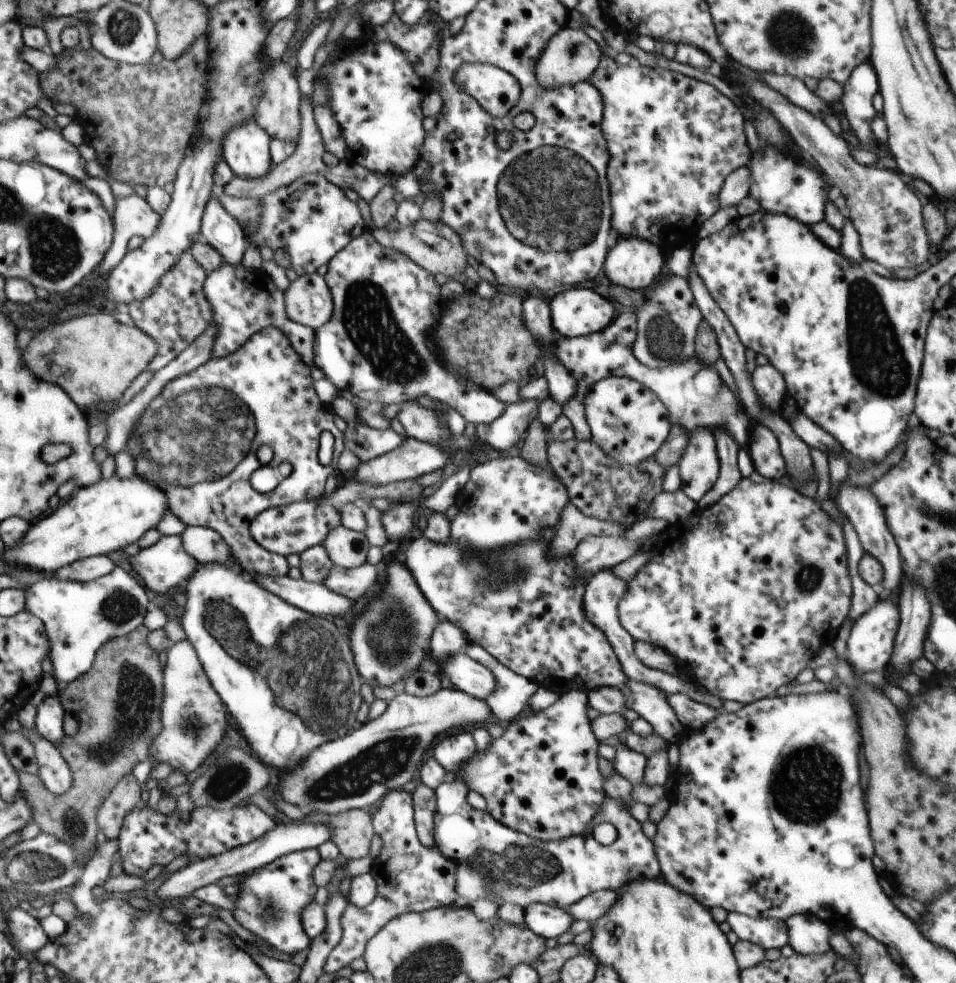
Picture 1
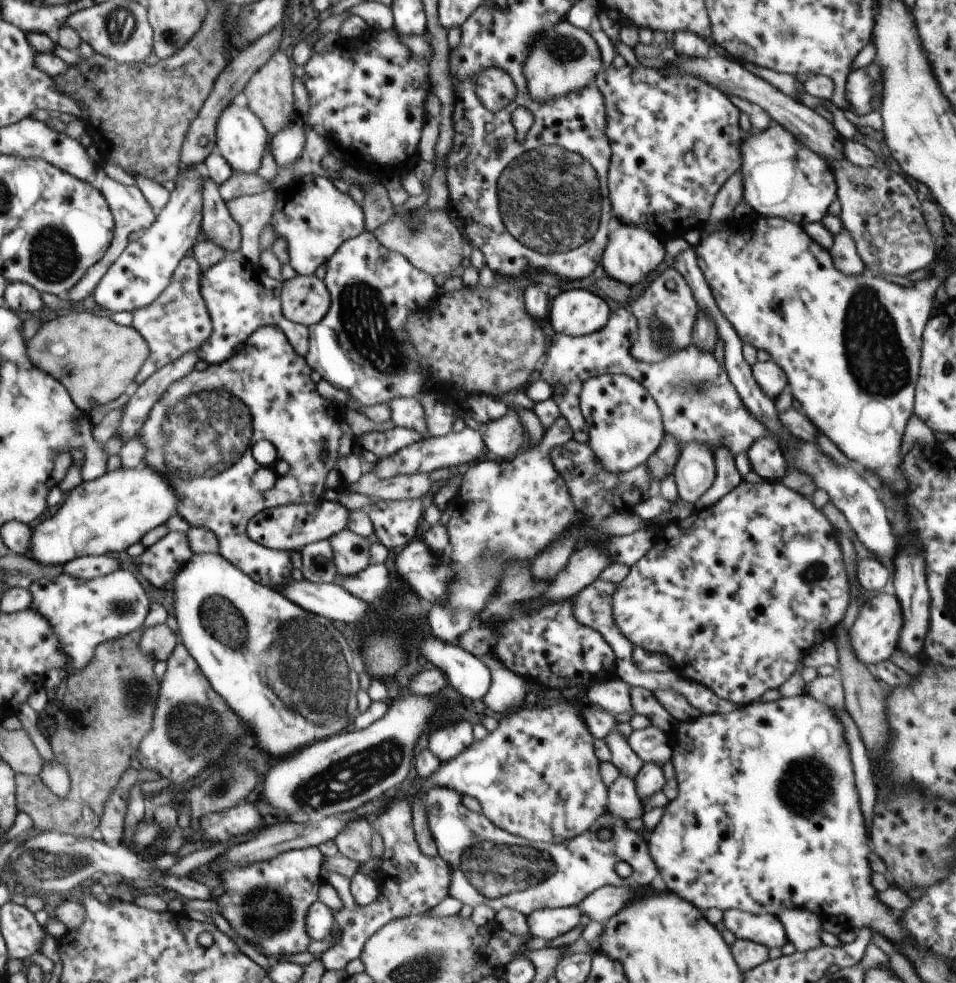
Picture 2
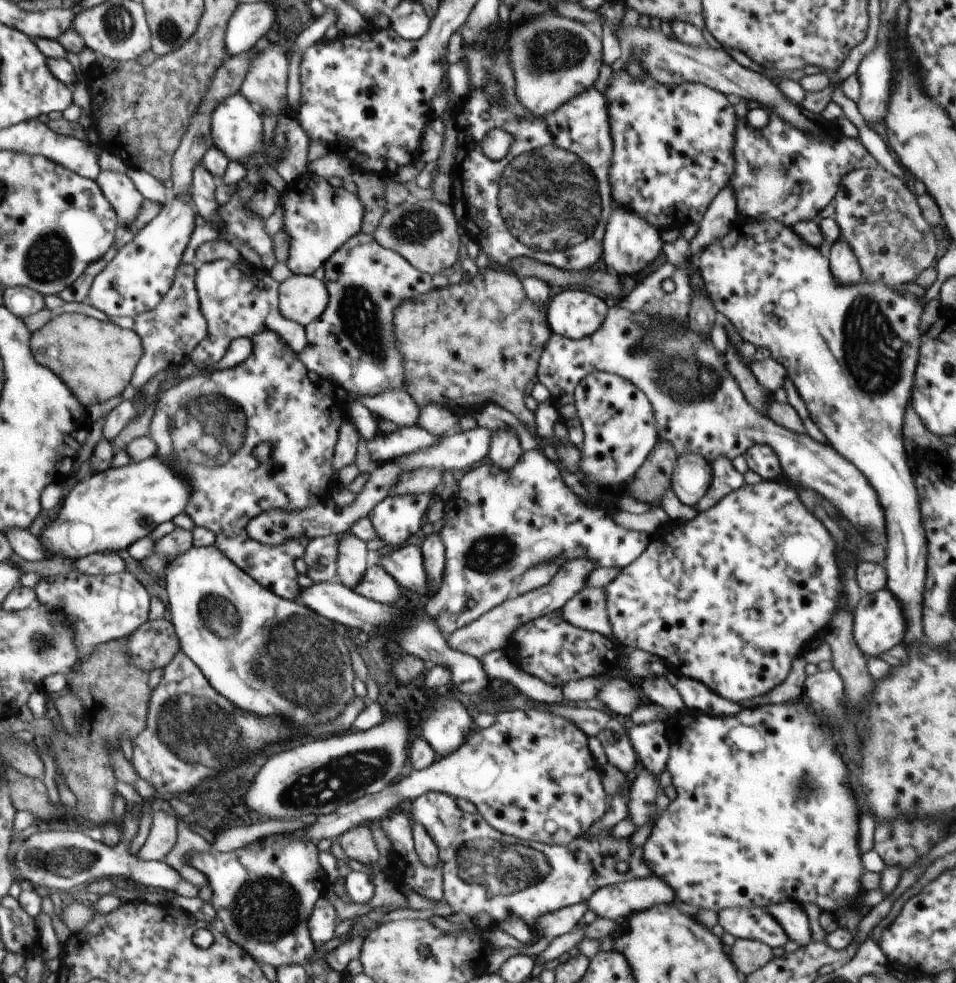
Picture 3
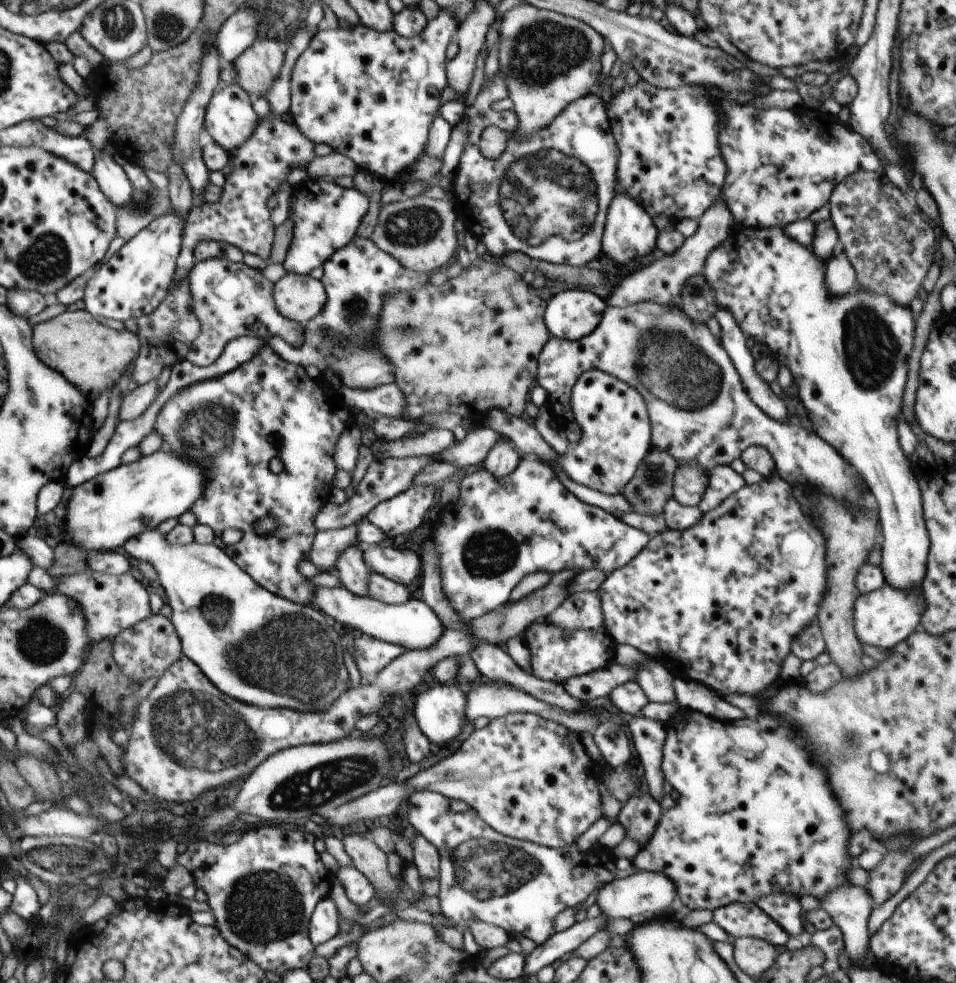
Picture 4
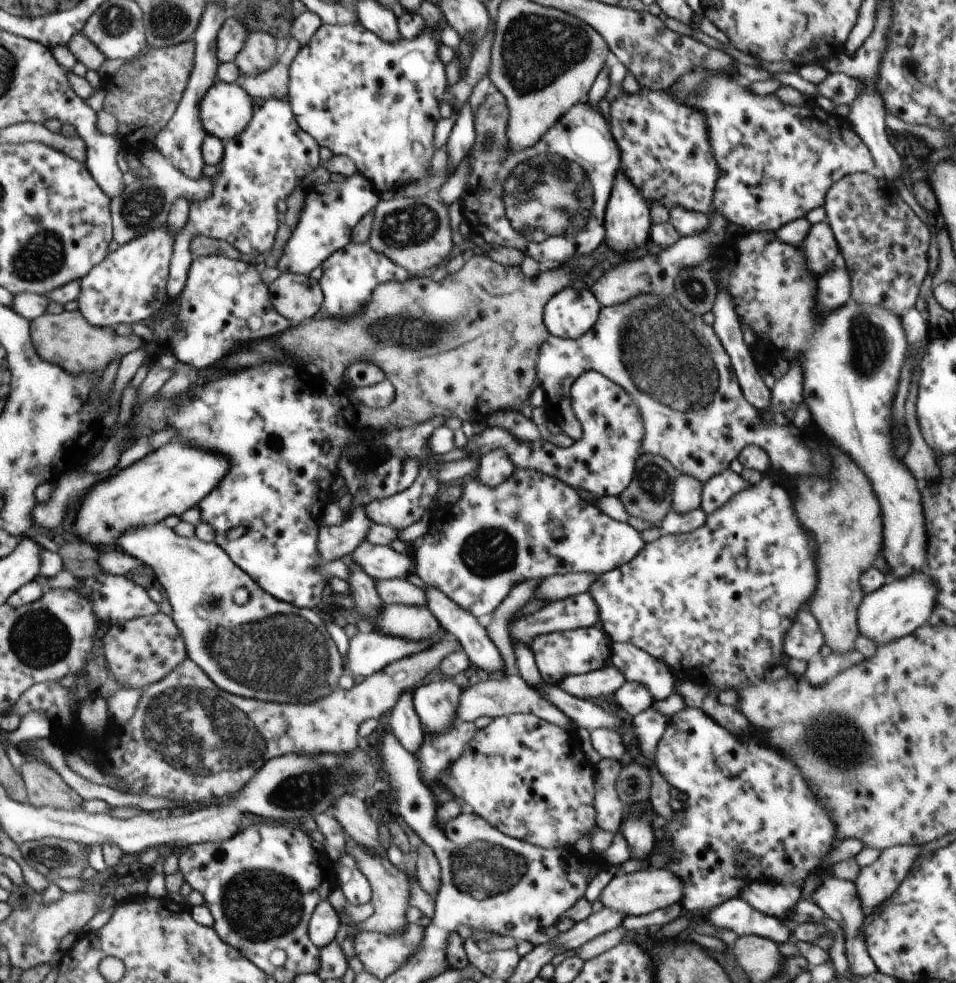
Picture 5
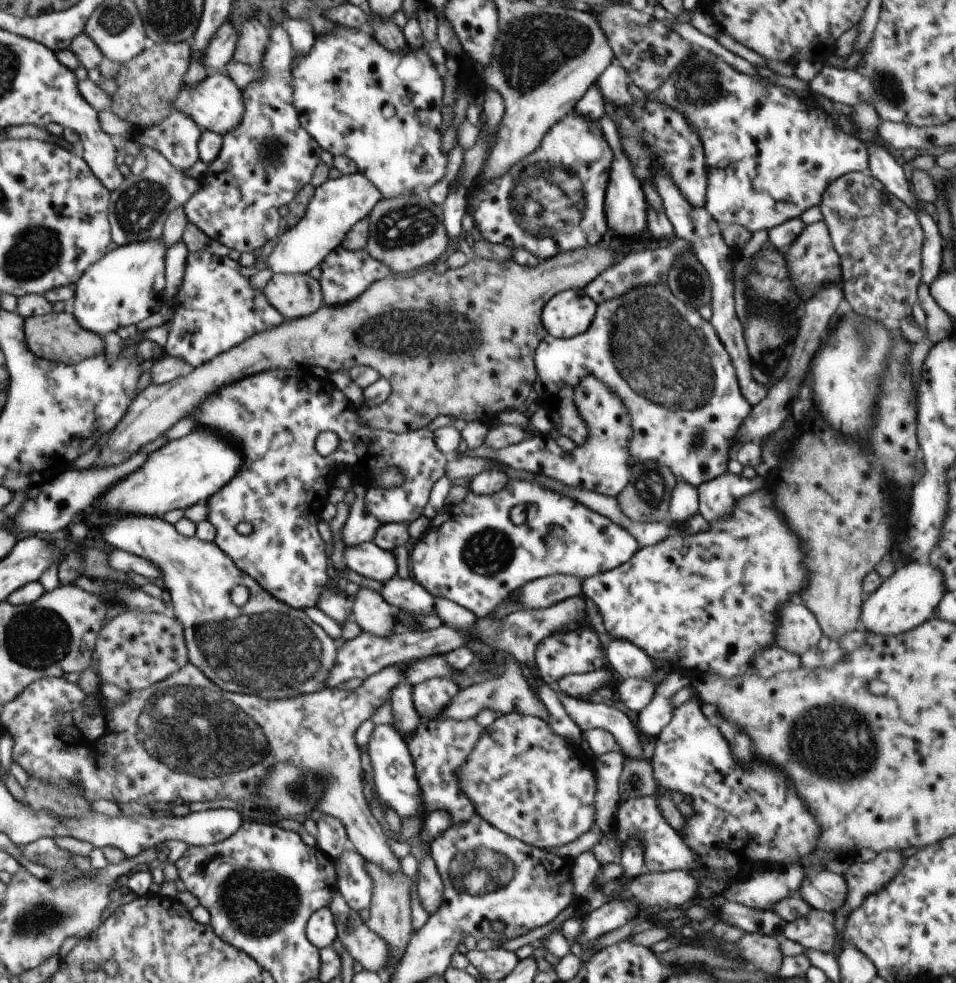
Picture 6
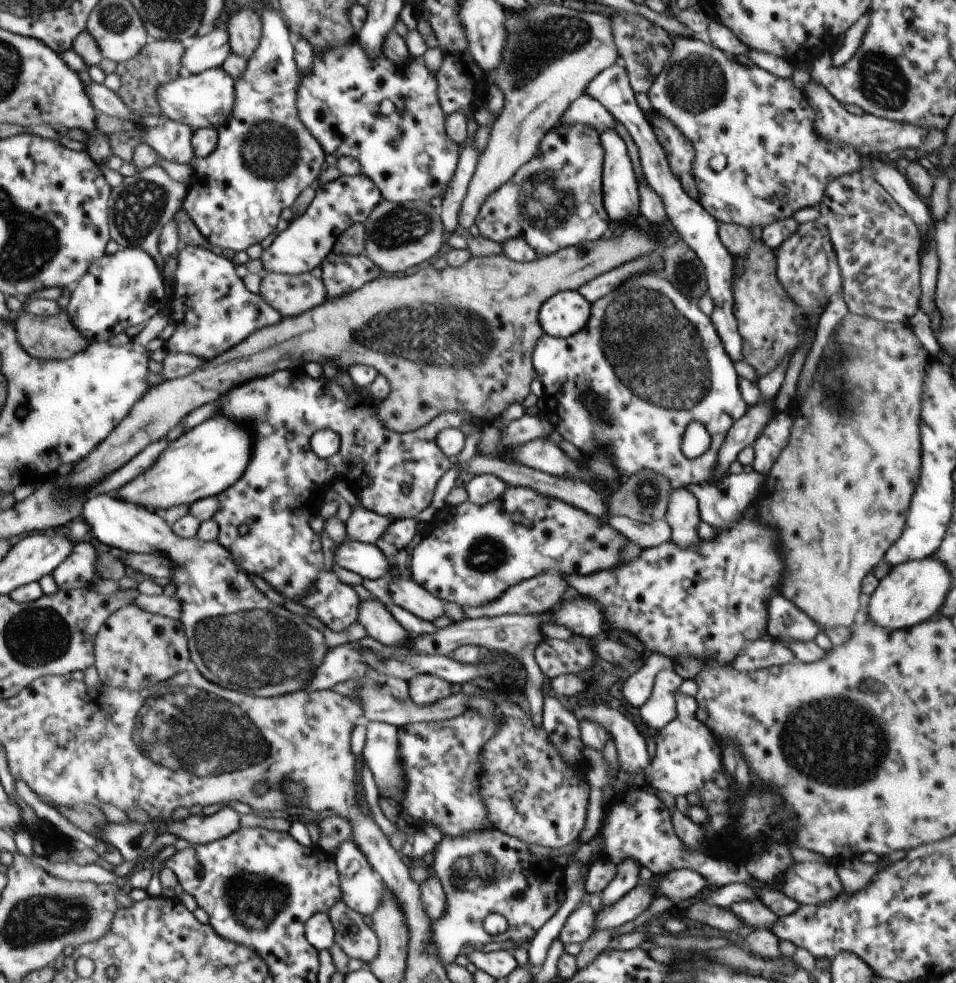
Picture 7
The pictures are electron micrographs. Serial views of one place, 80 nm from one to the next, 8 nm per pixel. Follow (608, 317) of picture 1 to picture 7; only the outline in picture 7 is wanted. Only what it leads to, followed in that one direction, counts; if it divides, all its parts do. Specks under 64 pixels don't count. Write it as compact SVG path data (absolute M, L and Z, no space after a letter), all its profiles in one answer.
M576 290L558 292L540 306L540 328L553 339L569 338L586 326L590 318L590 304Z

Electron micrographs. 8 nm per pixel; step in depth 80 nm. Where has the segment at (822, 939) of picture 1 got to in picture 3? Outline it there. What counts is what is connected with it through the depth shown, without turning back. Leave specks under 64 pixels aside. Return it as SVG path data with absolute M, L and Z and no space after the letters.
M784 900L784 902L772 904L772 906L768 906L768 913L782 926L789 940L797 942L800 947L807 946L811 943L810 922L808 922L808 916L805 910L798 902L794 900Z

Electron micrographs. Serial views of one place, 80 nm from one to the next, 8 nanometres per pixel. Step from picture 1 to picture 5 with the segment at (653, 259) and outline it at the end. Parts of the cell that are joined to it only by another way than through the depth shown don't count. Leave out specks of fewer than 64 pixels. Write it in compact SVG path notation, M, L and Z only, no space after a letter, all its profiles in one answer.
M622 166L616 172L616 180L614 180L614 187L610 192L610 199L608 200L605 211L605 240L608 248L612 249L618 254L622 252L630 252L636 248L644 247L651 239L650 228L652 228L652 218L650 217L649 203L646 202L644 196L636 190L636 186L632 184L632 180L626 178Z

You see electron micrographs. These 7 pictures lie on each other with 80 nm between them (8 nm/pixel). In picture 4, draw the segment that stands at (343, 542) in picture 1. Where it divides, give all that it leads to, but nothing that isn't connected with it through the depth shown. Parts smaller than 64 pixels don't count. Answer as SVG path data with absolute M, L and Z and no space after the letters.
M352 544L348 550L344 550L337 561L336 576L339 577L341 585L350 590L352 594L366 598L368 597L370 570L364 564L362 552L359 544Z

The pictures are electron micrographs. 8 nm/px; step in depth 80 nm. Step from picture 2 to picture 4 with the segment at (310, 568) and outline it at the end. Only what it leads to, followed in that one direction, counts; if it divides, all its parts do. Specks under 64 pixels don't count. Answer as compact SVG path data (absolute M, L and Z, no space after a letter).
M358 523L345 528L318 531L307 560L322 573L332 571L342 552L348 550L352 544L359 544Z

